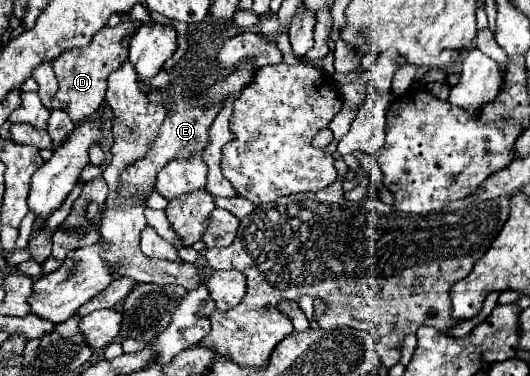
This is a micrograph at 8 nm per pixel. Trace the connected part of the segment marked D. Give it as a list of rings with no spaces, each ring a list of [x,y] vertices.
[[[122,22],[118,26],[104,26],[102,30],[94,34],[92,42],[86,48],[70,48],[68,52],[62,52],[52,62],[54,74],[60,84],[58,92],[54,94],[52,108],[66,110],[72,122],[80,122],[88,118],[90,114],[94,114],[104,100],[108,74],[120,68],[128,60],[128,44],[136,32],[138,32],[138,26],[132,22]]]

